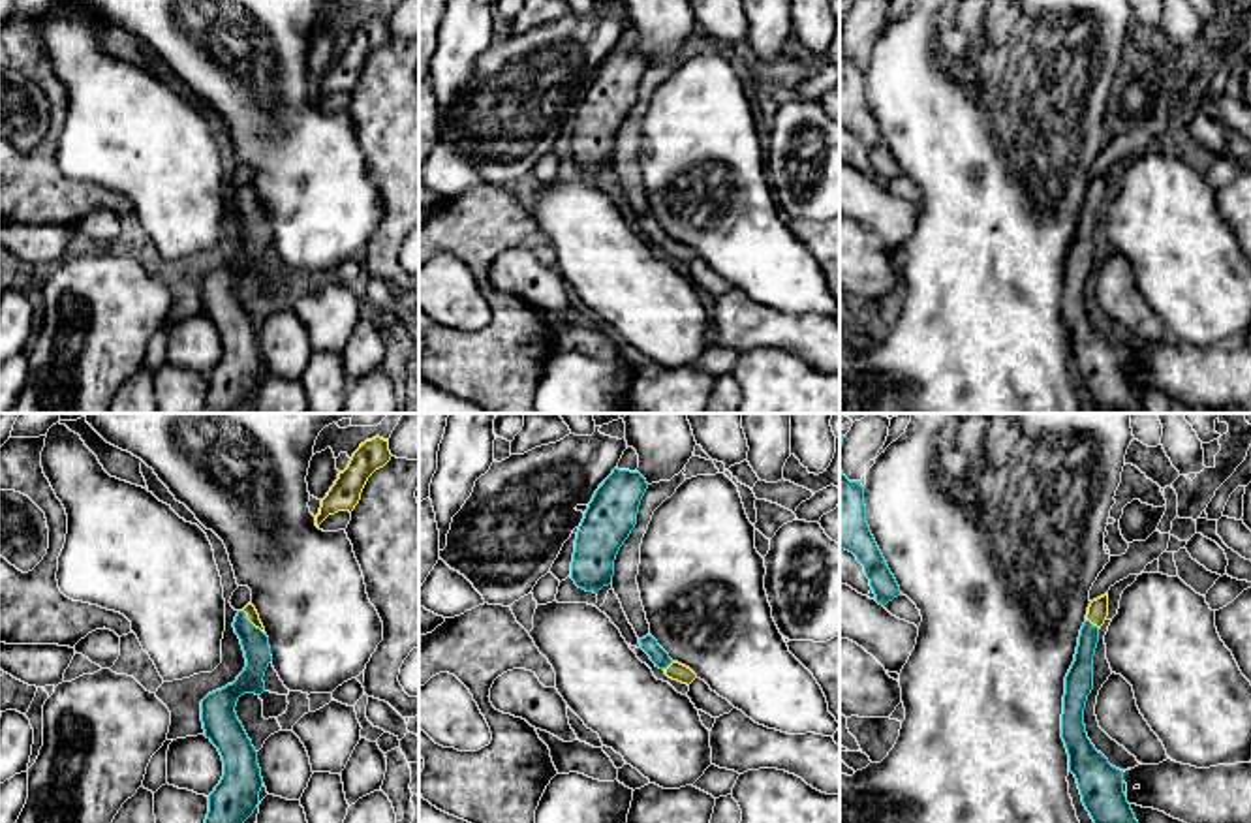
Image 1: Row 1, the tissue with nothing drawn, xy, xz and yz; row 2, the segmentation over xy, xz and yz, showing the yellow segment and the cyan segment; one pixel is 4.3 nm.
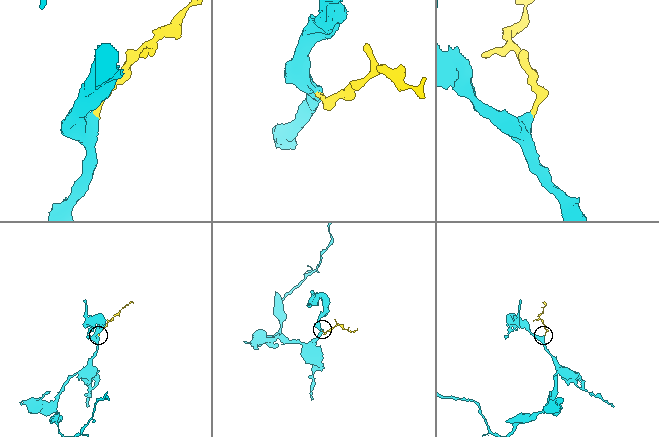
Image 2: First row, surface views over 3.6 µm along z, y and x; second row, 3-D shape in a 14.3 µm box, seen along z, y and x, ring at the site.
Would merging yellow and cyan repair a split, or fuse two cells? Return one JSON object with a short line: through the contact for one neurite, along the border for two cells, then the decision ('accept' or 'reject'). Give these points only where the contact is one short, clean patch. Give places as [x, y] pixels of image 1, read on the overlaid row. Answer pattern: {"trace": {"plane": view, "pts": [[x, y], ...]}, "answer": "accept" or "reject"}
{"trace": {"plane": "xy", "pts": [[250, 611], [252, 622], [254, 641]]}, "answer": "accept"}

